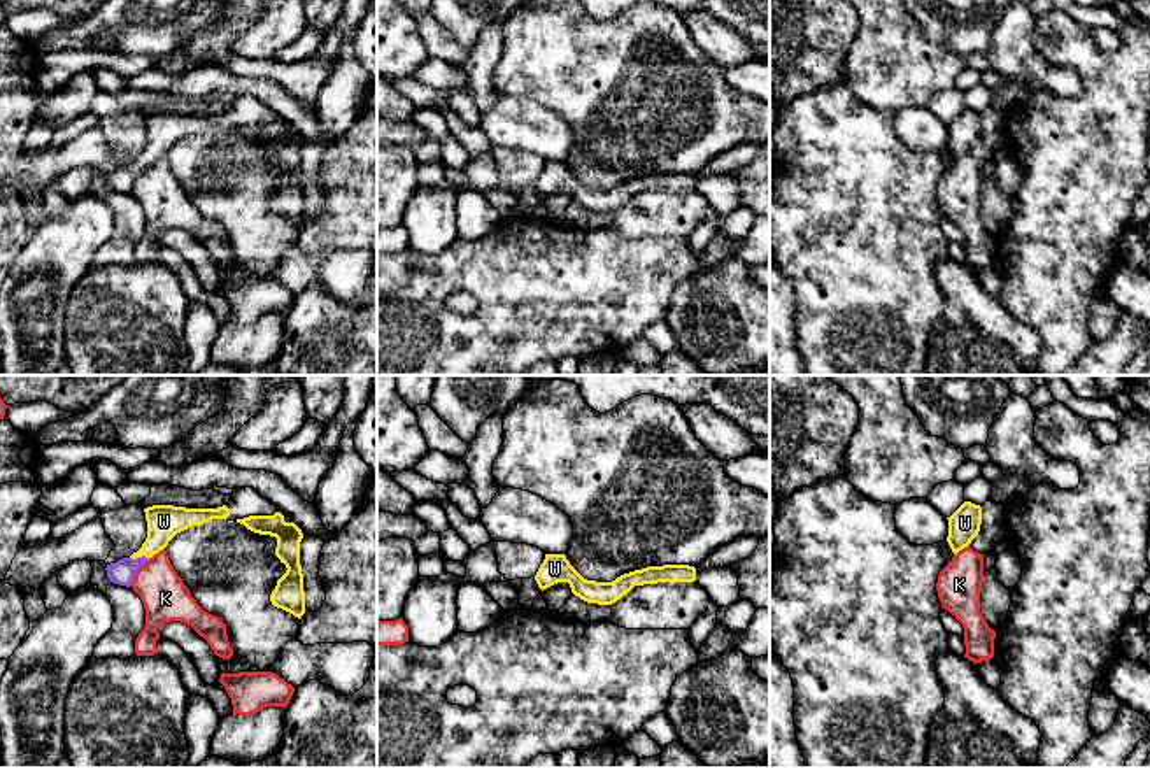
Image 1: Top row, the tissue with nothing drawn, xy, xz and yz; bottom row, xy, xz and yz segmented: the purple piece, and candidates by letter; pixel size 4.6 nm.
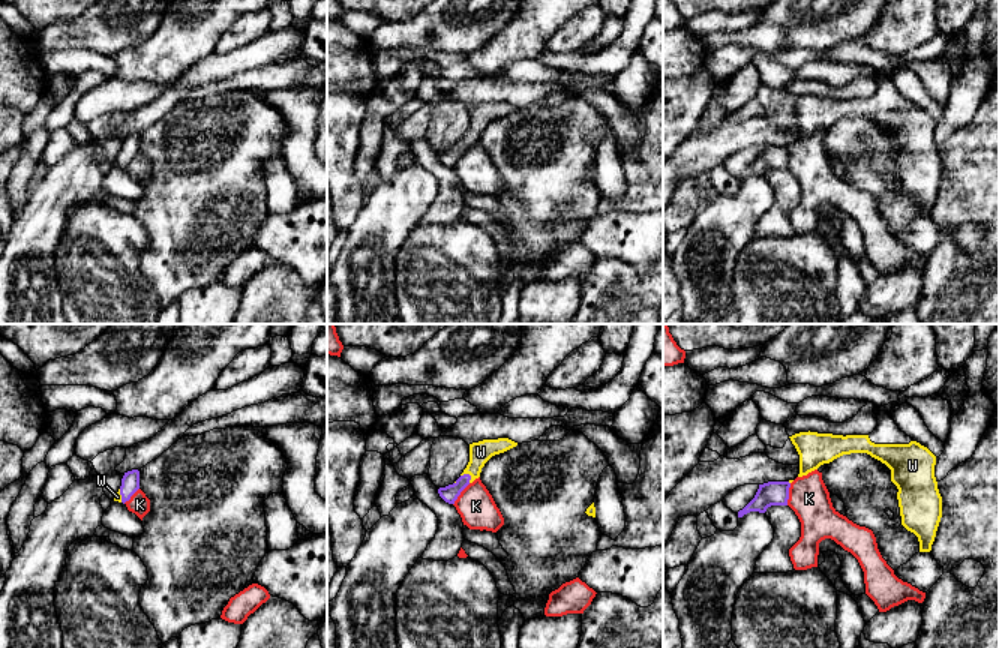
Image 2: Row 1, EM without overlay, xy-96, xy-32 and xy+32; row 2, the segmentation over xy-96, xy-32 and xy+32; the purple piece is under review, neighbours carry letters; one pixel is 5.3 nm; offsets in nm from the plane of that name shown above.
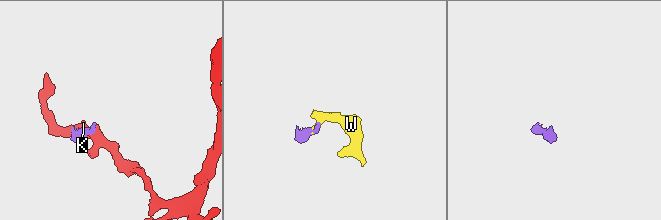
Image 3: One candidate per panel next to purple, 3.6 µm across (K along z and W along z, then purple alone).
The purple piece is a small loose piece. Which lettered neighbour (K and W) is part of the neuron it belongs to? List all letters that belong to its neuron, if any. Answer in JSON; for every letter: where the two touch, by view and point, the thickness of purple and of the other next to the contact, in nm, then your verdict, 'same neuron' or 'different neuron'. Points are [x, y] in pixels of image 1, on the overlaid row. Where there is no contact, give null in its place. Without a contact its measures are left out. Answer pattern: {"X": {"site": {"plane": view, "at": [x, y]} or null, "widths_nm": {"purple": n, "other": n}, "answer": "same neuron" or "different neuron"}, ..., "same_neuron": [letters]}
{"K": {"site": {"plane": "xy", "at": [135, 572]}, "widths_nm": {"purple": 120, "other": 220}, "answer": "different neuron"}, "W": {"site": {"plane": "xy", "at": [139, 558]}, "widths_nm": {"purple": 120, "other": 160}, "answer": "same neuron"}, "same_neuron": ["W"]}

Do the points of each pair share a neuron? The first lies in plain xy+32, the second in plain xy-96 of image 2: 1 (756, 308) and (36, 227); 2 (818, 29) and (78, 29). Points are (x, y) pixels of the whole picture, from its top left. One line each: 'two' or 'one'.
1: two
2: one

